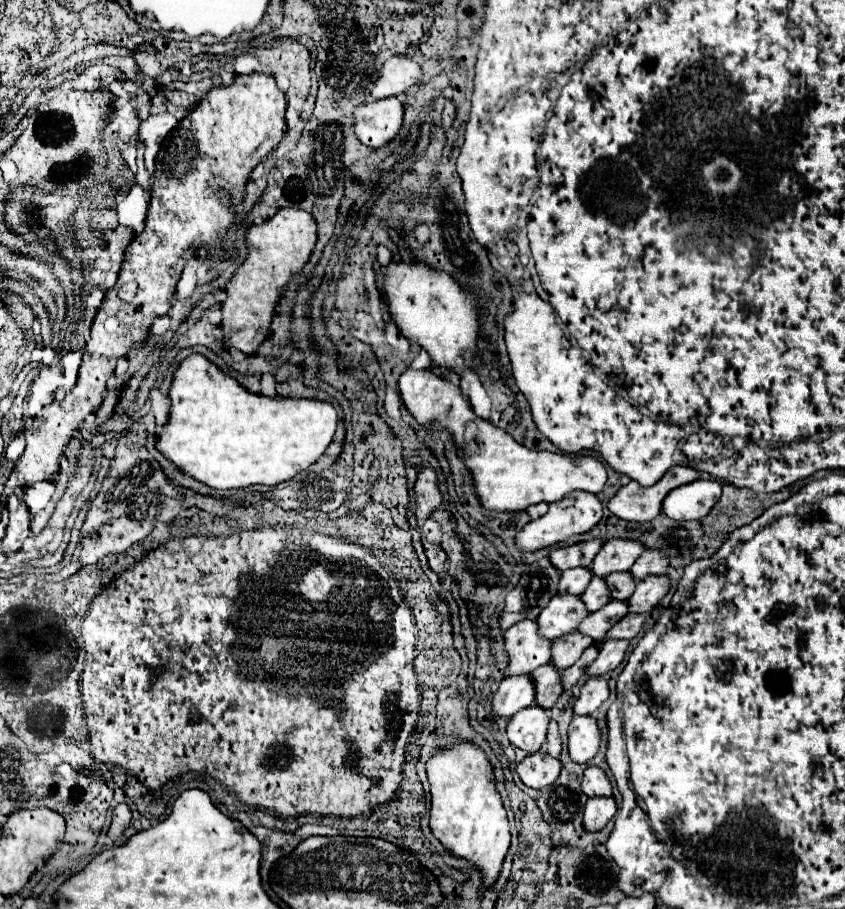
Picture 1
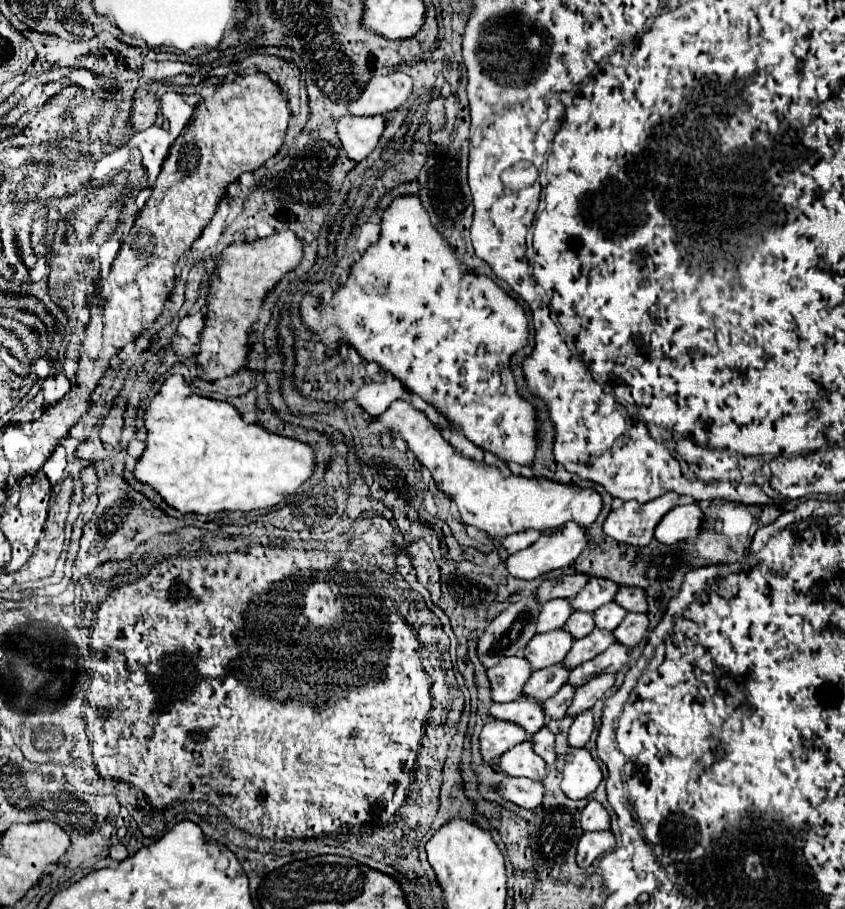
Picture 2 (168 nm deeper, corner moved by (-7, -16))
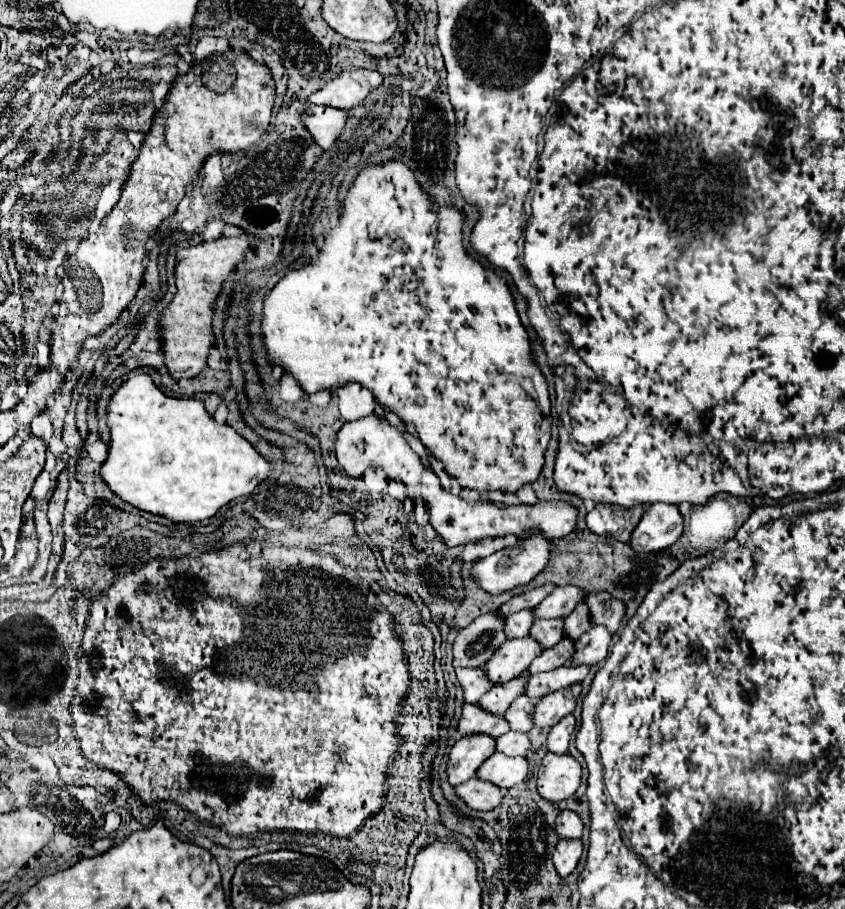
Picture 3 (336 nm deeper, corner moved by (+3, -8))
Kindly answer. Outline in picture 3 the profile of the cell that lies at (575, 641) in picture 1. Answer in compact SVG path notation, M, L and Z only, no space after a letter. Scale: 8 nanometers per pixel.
M528 672L512 682L506 682L506 684L498 684L494 686L490 692L486 692L476 704L480 708L484 708L486 712L490 714L496 714L496 716L502 716L508 706L512 704L514 698L522 696L524 694L524 684L526 684L526 678L528 678Z

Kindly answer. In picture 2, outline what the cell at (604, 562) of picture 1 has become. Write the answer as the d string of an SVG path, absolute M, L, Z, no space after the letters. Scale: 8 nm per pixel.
M590 578L588 584L578 592L576 598L570 600L574 610L584 610L592 612L606 602L614 600L614 592L618 592L618 584L614 580L600 580L600 578Z

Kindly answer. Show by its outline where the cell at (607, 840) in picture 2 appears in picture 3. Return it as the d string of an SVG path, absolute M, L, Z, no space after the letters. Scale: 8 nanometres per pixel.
M560 840L556 844L554 856L552 856L556 872L562 878L566 878L576 868L580 856L582 856L582 842L580 840Z

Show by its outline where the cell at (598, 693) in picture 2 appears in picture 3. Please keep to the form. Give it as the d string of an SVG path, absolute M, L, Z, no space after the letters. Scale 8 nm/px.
M572 684L568 688L556 690L544 698L540 698L532 712L534 726L540 726L540 728L554 726L560 718L564 718L566 714L570 714L574 710L578 696L580 696L580 684Z

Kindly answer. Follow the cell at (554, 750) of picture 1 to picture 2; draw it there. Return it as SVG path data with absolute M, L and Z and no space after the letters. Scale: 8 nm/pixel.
M542 728L540 732L536 732L534 736L532 736L532 742L534 742L534 750L546 760L546 764L550 766L550 764L554 764L554 760L556 760L556 750L554 750L554 732L550 732L548 728Z

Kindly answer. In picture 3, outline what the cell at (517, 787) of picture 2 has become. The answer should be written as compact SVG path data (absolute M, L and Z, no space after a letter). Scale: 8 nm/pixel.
M472 778L472 780L456 786L454 790L456 790L458 798L464 800L466 806L472 810L494 810L506 794L506 790L500 792L500 788L496 788L484 780L478 780L478 778Z

